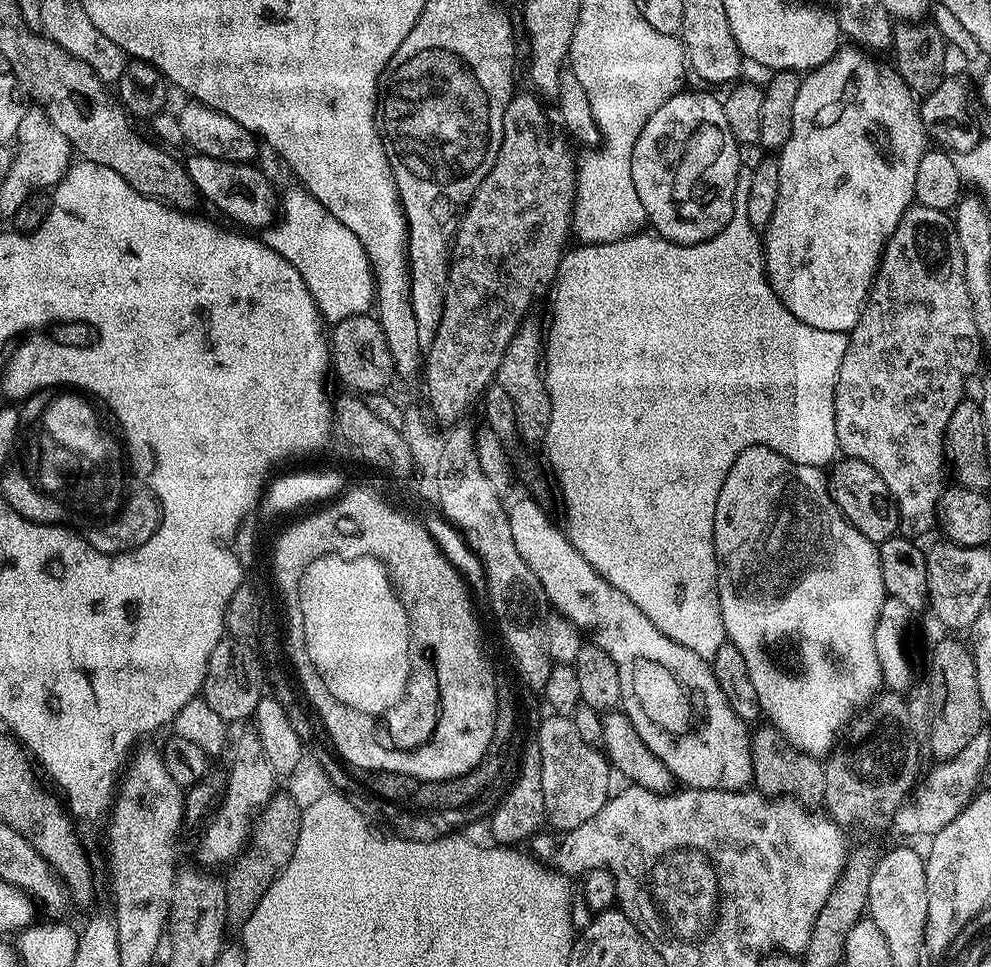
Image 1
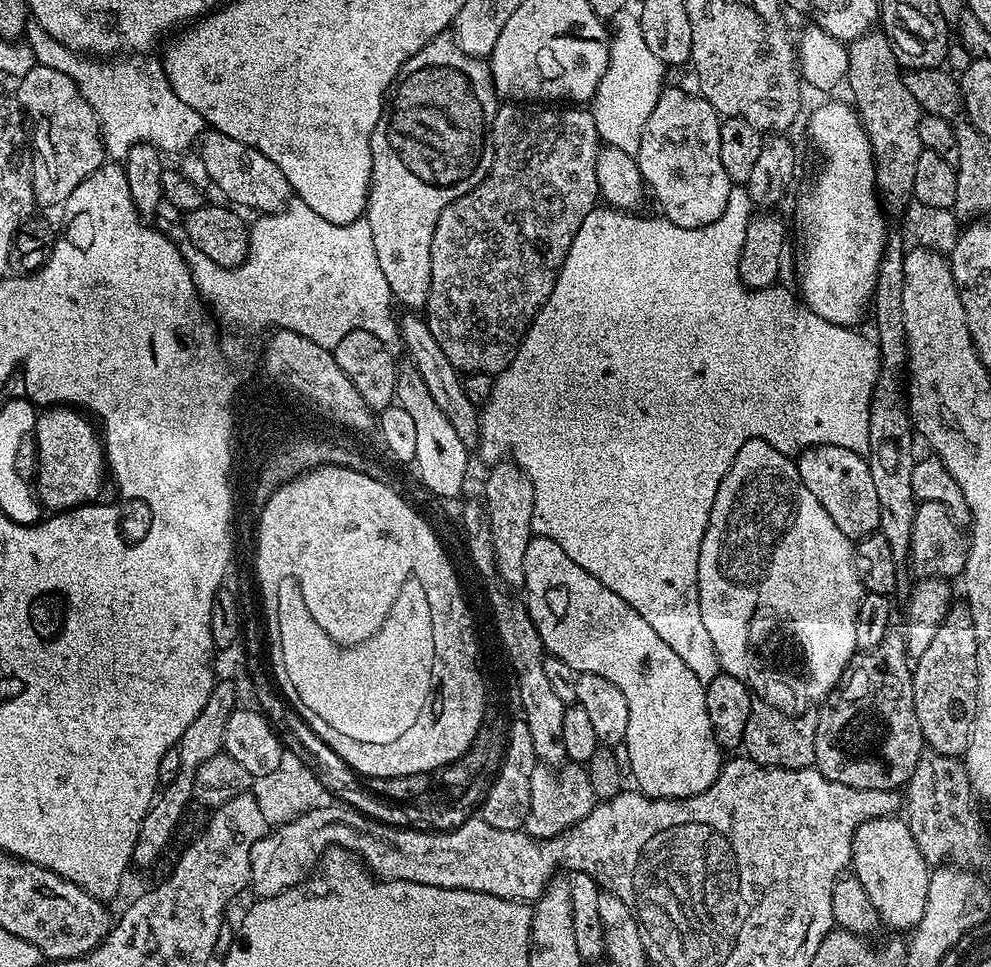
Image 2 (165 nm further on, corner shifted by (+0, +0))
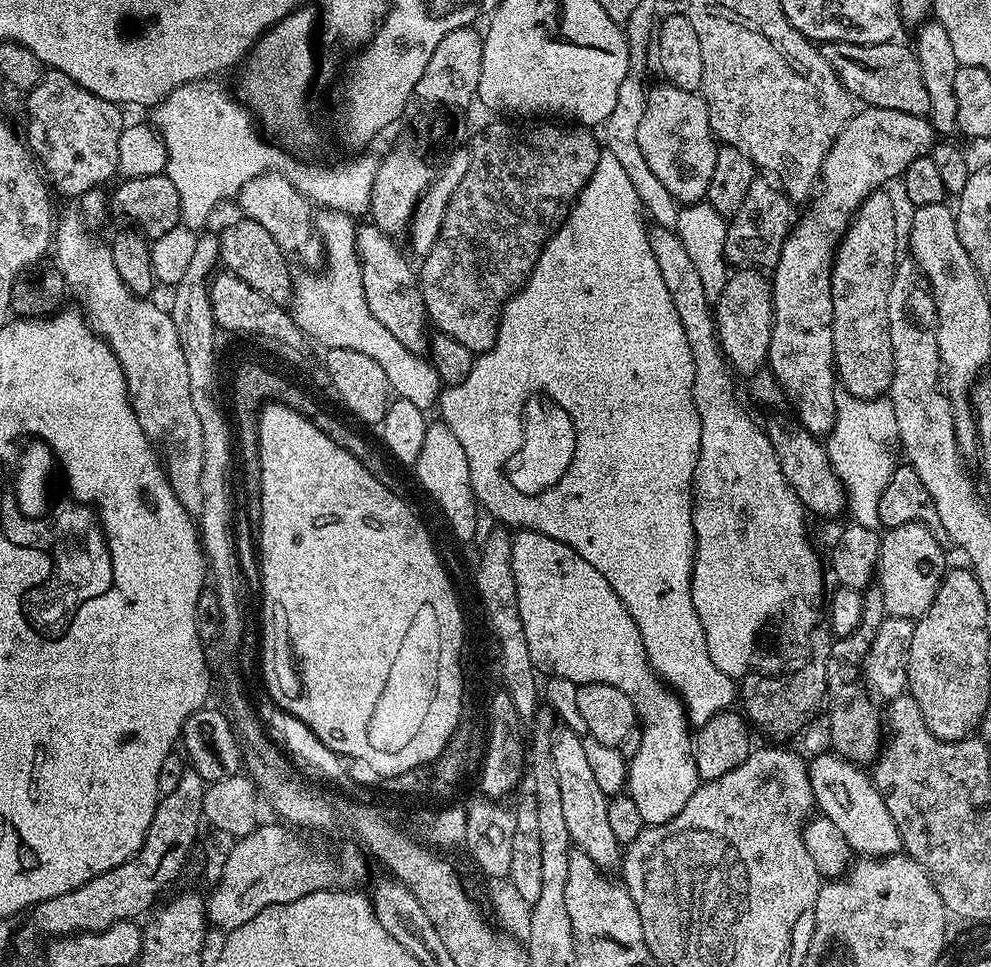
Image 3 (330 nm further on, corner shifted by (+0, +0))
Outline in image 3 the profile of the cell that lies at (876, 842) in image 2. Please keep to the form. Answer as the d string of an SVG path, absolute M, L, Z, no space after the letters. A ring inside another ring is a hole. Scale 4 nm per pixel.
M825 750L821 756L808 760L808 777L816 799L815 807L823 816L830 818L830 822L834 822L838 830L842 830L853 853L879 858L895 856L901 851L900 835L898 828L894 826L894 818L890 818L890 810L886 810L882 794L861 765L851 764L835 752Z

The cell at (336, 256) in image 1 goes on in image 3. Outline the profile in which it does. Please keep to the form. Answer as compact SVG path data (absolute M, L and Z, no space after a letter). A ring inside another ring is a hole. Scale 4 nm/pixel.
M324 210L315 217L314 223L320 243L324 245L324 256L326 261L328 260L328 265L325 266L321 276L308 272L305 276L297 275L292 281L290 307L299 316L300 324L303 325L302 330L308 336L324 342L328 348L362 350L362 354L370 354L370 358L374 358L374 362L378 362L378 366L386 370L389 389L399 399L414 402L414 406L425 410L435 409L442 395L442 383L432 364L424 356L416 356L410 350L406 350L406 346L402 346L402 342L398 342L398 338L394 338L394 334L390 334L390 330L386 330L386 326L382 326L382 322L378 322L378 318L370 314L370 306L366 306L366 290L362 290L362 266L356 249L357 221L346 212Z

